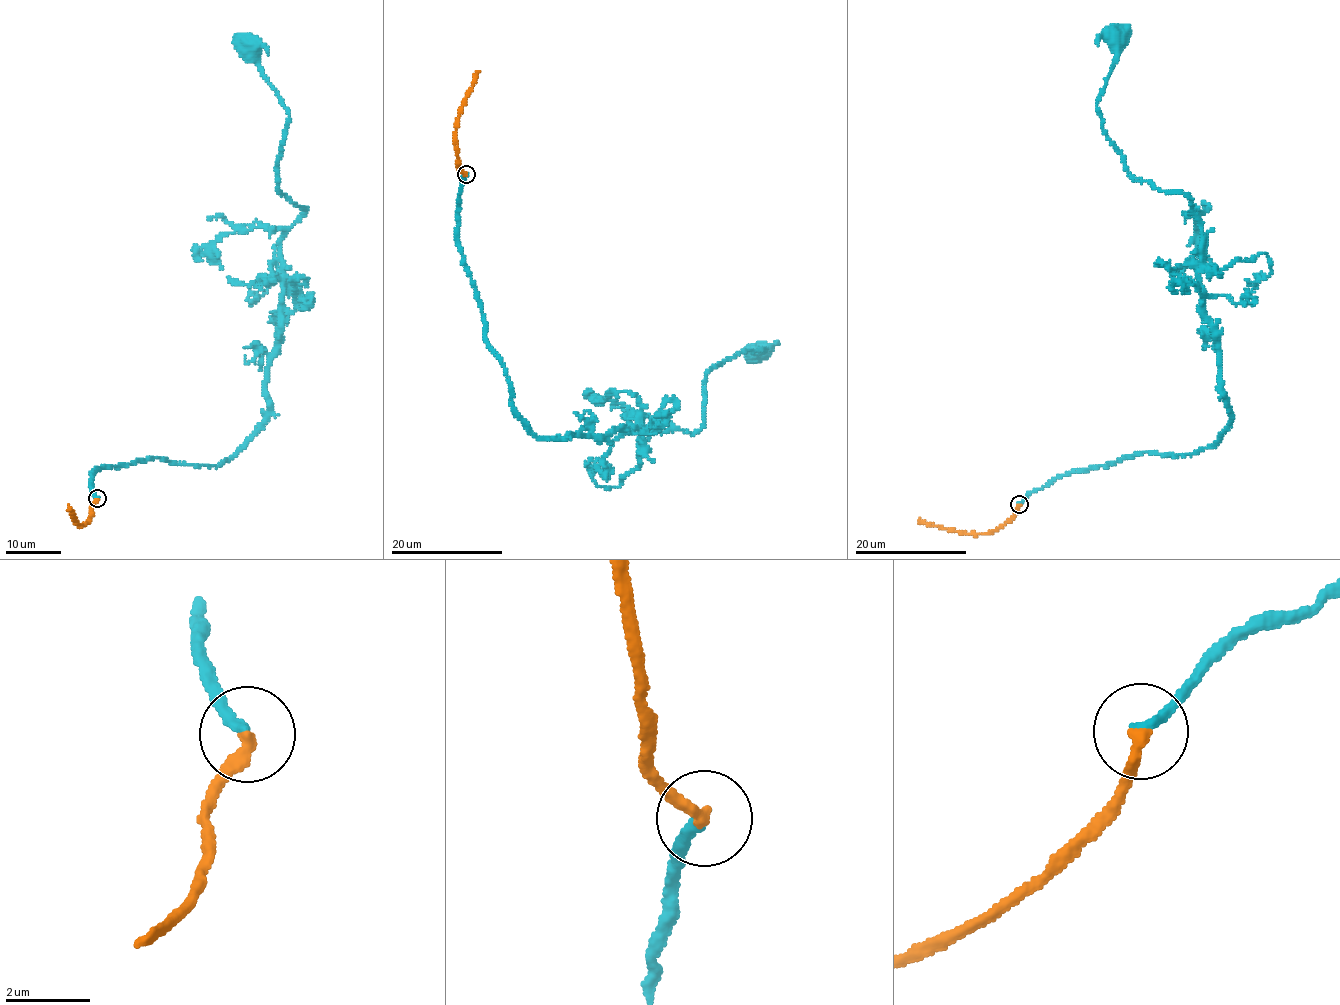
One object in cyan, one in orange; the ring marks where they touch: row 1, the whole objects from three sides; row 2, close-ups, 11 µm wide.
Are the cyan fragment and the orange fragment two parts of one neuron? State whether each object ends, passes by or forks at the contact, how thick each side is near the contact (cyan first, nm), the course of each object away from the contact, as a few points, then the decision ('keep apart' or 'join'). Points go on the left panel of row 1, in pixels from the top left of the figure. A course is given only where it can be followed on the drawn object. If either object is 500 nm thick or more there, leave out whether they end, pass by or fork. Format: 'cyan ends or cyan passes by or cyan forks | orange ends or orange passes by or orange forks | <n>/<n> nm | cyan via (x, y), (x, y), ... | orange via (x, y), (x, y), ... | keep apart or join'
cyan ends | orange ends | 240/320 nm | cyan via (97, 497), (96, 469), (220, 465), (266, 414), (279, 242), (305, 207), (279, 194), (289, 110), (268, 54) | orange via (97, 499), (90, 518), (83, 526), (74, 521), (70, 507) | join

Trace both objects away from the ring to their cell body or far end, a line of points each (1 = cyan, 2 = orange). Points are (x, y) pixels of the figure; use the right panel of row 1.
1: (1018, 503), (1214, 446), (1231, 414), (1202, 226), (1109, 140), (1115, 44), (1097, 45)
2: (1018, 504), (1012, 517), (985, 534), (958, 532), (918, 520)

